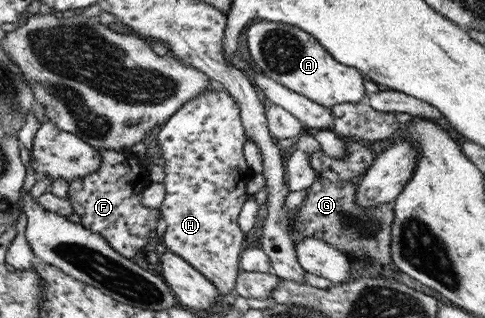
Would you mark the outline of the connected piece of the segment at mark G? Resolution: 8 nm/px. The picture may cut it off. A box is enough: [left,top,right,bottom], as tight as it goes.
[289,178,393,264]

